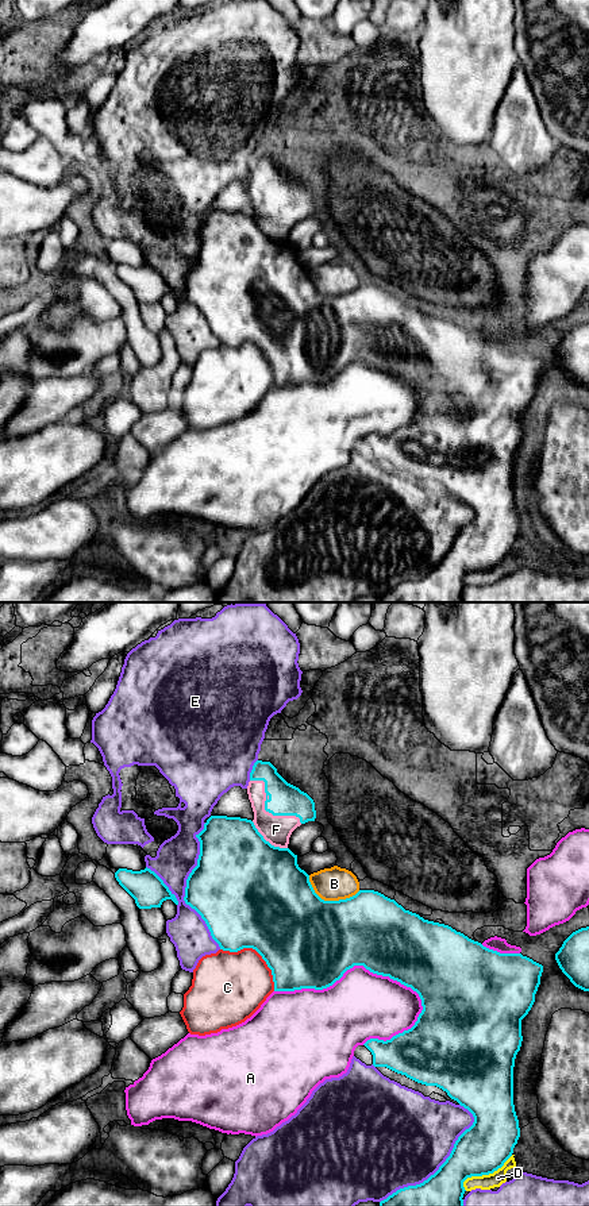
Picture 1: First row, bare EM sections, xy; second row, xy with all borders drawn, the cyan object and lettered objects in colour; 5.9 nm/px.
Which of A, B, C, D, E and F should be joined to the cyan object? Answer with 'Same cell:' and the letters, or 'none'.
Same cell: B, F

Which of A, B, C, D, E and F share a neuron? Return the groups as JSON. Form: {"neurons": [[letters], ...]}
{"neurons": [["A"], ["B", "F"], ["C"], ["D"], ["E"]]}

